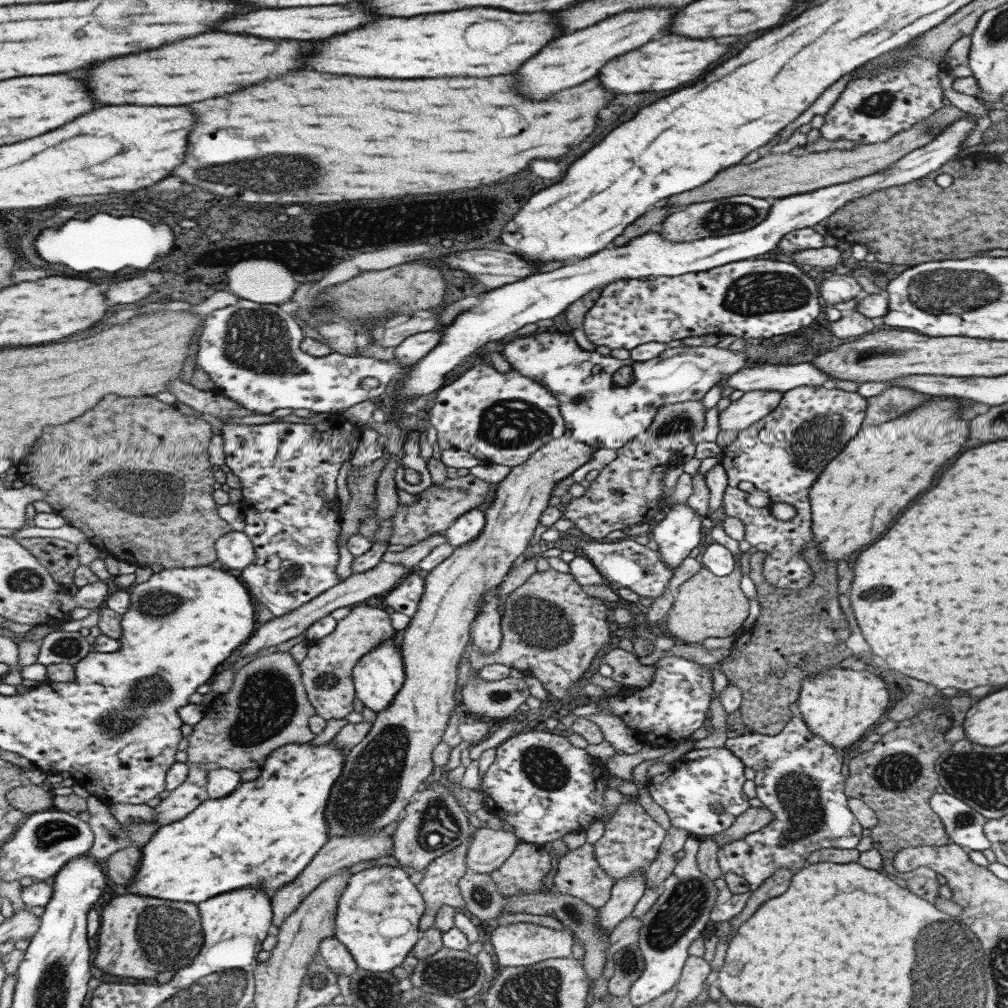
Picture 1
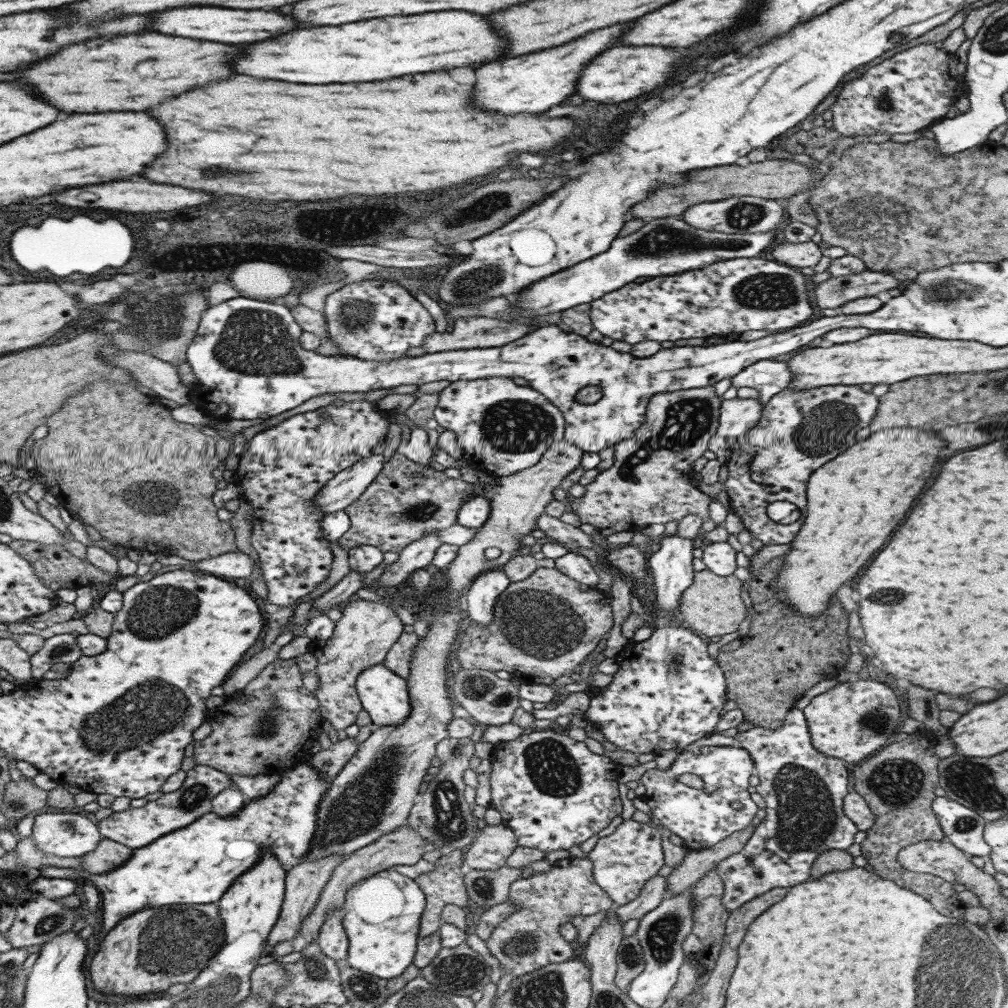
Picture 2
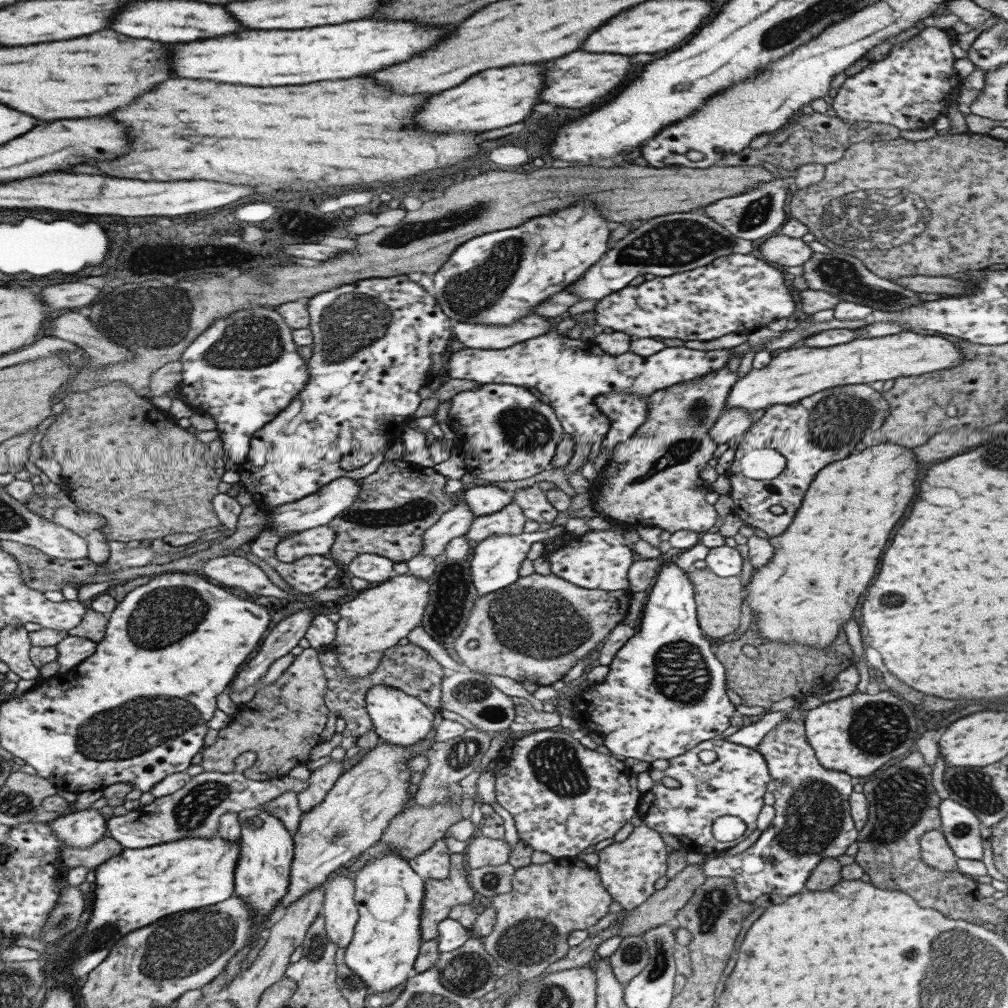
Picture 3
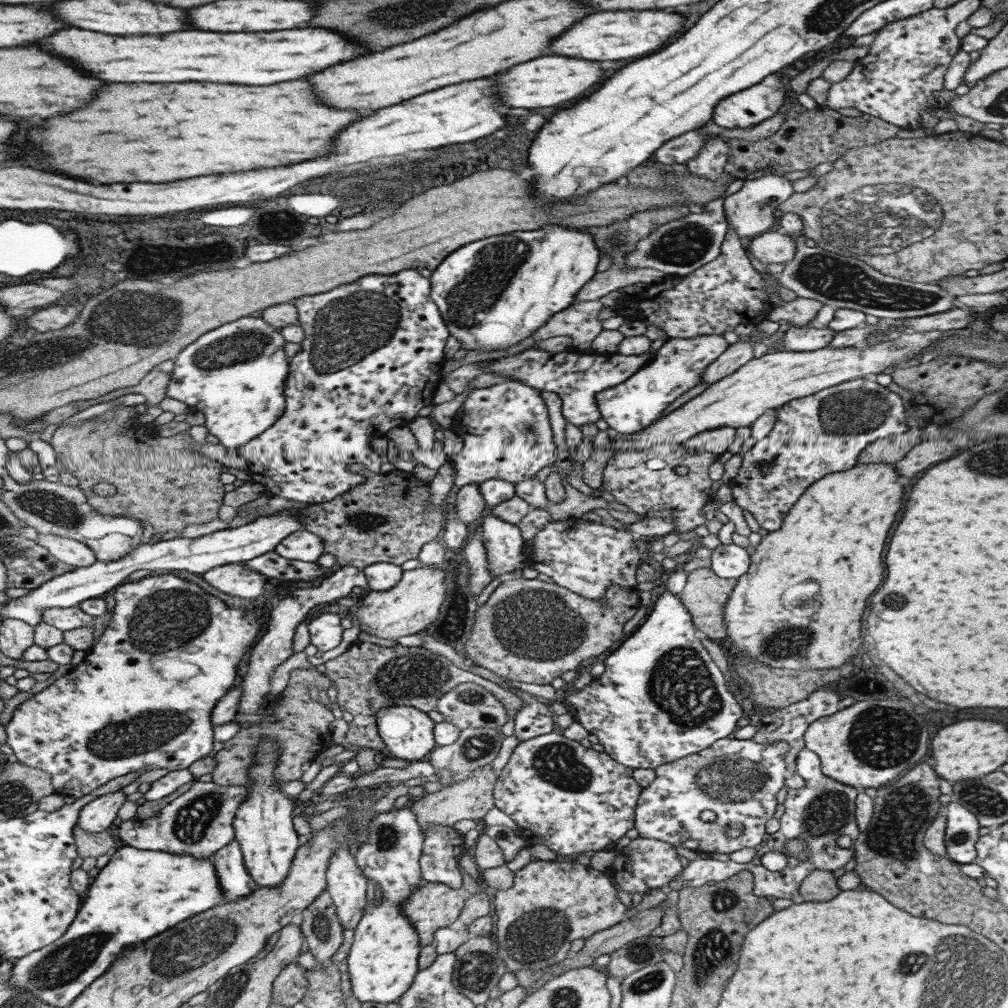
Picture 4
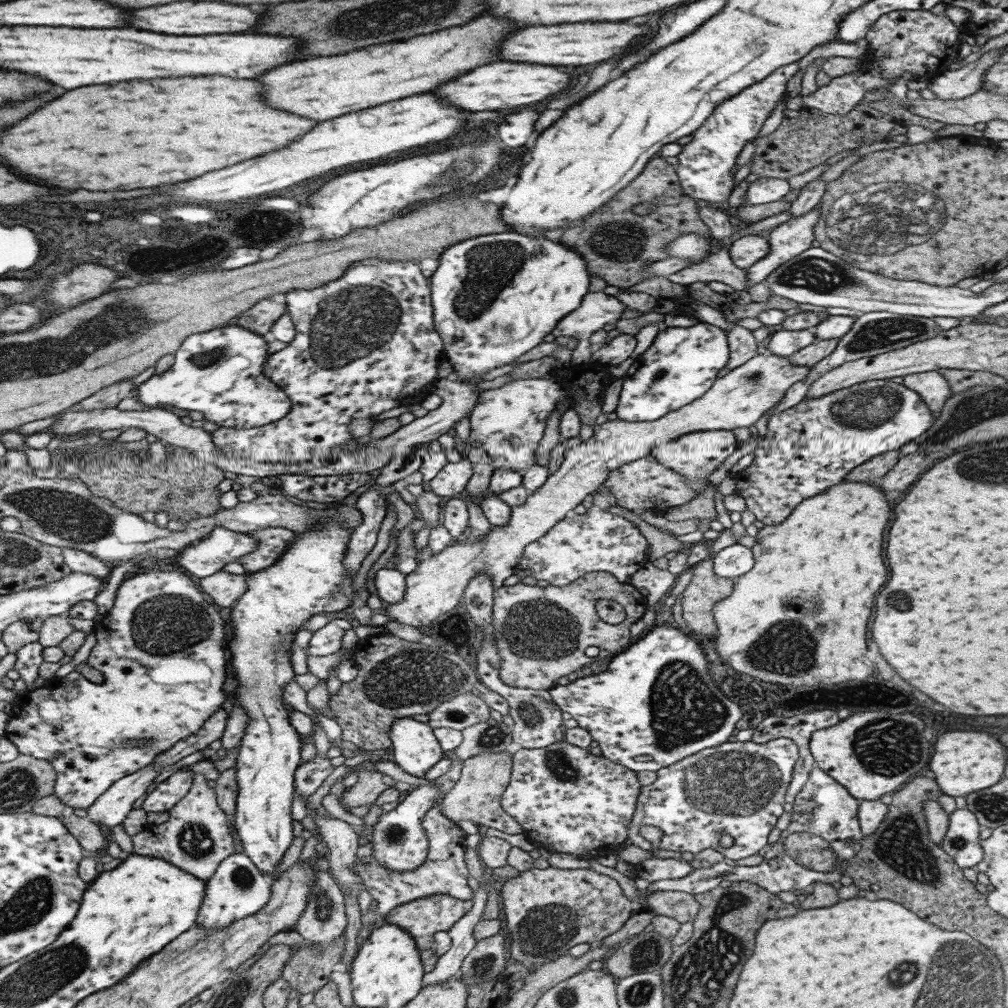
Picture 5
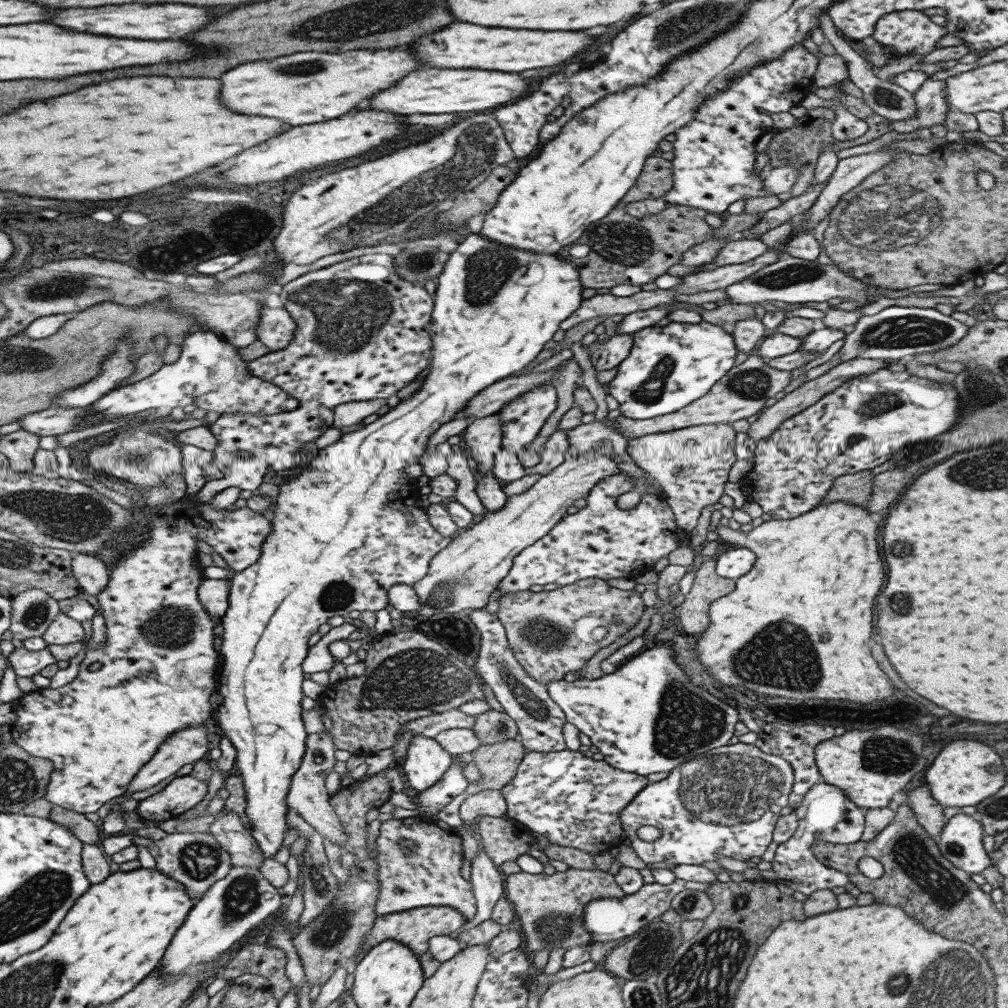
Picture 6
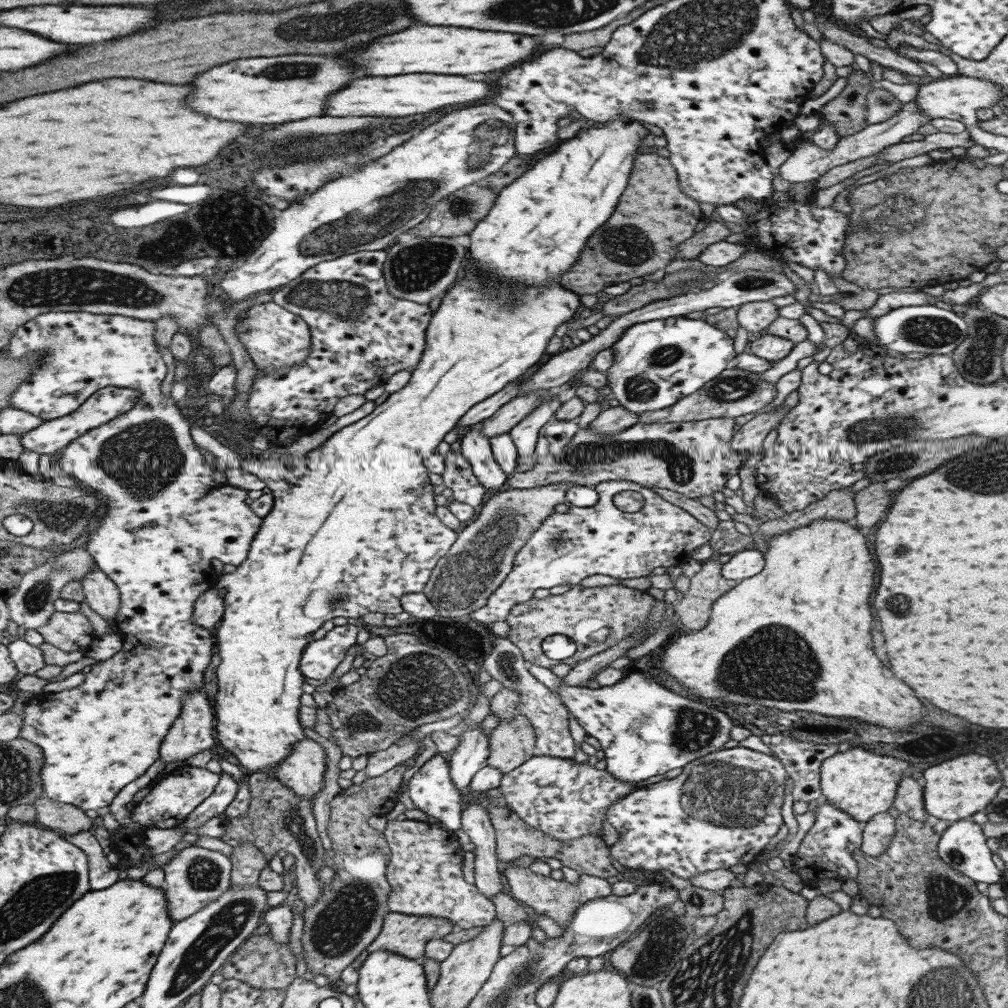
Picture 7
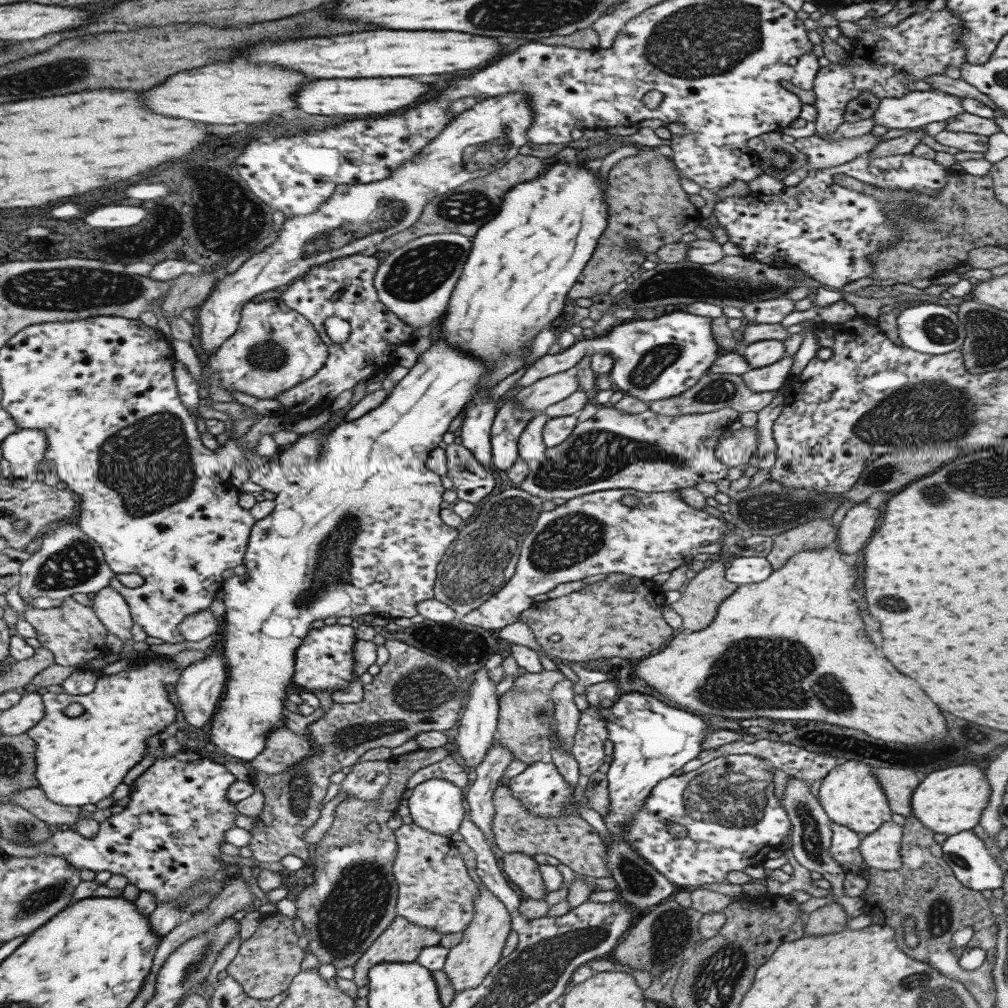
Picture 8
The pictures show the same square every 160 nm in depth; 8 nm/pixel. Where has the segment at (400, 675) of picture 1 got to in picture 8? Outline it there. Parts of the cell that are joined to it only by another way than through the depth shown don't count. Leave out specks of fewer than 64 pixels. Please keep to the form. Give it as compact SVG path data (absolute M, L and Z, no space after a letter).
M432 778L420 782L406 796L409 816L413 824L423 828L425 832L433 832L444 837L459 832L459 824L466 814L463 793L463 790L449 783L448 780Z

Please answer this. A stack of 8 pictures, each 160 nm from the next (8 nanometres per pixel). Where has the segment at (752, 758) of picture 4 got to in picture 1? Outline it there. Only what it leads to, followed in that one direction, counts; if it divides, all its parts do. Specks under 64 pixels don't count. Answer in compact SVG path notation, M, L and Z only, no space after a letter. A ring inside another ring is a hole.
M711 747L703 749L691 749L683 754L679 759L673 761L670 767L663 773L655 775L647 780L647 790L651 801L655 801L669 817L669 822L677 830L685 830L689 835L705 835L714 838L719 831L727 830L733 824L736 816L745 812L749 808L747 800L743 800L742 784L744 764L729 752L725 747ZM709 804L720 804L723 807L721 813L711 811Z

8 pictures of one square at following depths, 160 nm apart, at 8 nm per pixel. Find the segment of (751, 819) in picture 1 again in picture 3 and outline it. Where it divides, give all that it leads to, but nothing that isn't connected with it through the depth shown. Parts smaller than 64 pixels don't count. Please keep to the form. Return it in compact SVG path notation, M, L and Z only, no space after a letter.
M715 854L705 855L696 864L685 865L673 878L668 879L665 886L659 890L654 890L653 894L645 899L639 906L628 911L628 916L622 920L622 925L617 931L617 936L626 937L629 935L641 936L643 931L653 928L655 925L663 925L667 922L674 922L675 912L677 912L693 894L693 891L706 879L702 868L705 859L714 857Z

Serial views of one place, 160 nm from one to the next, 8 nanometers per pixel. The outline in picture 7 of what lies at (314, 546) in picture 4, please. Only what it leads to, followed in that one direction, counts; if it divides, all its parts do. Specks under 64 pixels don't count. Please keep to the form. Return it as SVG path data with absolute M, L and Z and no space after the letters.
M46 312L31 318L16 328L16 332L11 335L9 342L5 346L5 355L11 359L18 359L27 353L37 353L40 356L39 365L33 369L33 372L12 392L10 402L11 407L20 411L30 412L33 416L38 416L42 421L50 421L65 415L70 415L80 404L85 402L91 393L105 387L132 388L139 391L140 397L133 408L120 414L113 420L92 428L78 436L75 440L68 442L68 445L62 448L61 456L57 459L57 464L67 475L72 476L77 481L78 486L87 488L97 496L104 504L107 504L101 512L101 521L95 529L90 532L89 540L85 546L86 552L91 556L99 570L113 582L119 592L119 610L113 622L113 628L122 637L121 648L108 659L91 664L85 669L83 684L61 690L57 693L40 693L29 698L22 706L22 723L18 736L36 744L41 750L43 764L40 770L40 779L42 782L43 795L51 800L63 804L72 804L81 810L97 810L108 806L112 798L127 784L133 782L133 779L139 778L146 770L158 760L158 748L163 737L166 735L171 723L179 716L181 712L182 698L187 693L193 693L193 689L201 689L203 684L203 671L209 664L211 648L215 643L211 642L211 634L203 628L197 628L191 620L193 613L193 604L203 592L215 587L216 576L211 568L210 560L217 559L223 565L233 565L235 567L243 563L251 541L255 533L259 530L262 518L259 518L243 500L247 500L247 494L240 488L229 487L228 484L218 483L211 479L212 471L203 461L201 451L194 445L190 437L190 424L179 414L175 403L170 397L163 399L159 392L159 383L165 378L167 368L158 353L152 334L154 333L154 321L137 320L127 314L119 315L96 315L88 312Z

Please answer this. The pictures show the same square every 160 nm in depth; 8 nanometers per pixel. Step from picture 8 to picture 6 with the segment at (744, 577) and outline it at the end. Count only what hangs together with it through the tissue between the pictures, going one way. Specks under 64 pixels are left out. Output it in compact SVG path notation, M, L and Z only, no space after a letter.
M737 548L727 550L714 557L714 572L721 578L731 579L743 577L755 564L755 556L749 549Z

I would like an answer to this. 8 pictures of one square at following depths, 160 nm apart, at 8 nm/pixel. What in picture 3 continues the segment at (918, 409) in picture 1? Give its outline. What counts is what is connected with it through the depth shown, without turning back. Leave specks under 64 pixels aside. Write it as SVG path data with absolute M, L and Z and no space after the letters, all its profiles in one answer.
M881 443L875 446L868 446L863 450L857 452L851 452L845 458L838 461L831 461L826 467L821 468L819 472L815 473L813 480L810 480L807 490L804 492L799 508L793 515L792 521L789 526L779 535L768 538L769 546L773 548L773 557L769 563L763 565L763 567L757 567L753 570L749 584L745 586L743 600L746 600L747 606L750 608L750 626L755 626L756 631L760 637L764 639L775 641L777 643L797 643L804 647L813 647L814 649L820 649L826 647L837 635L842 634L843 625L852 617L853 608L855 608L855 602L857 602L857 596L861 592L865 592L867 584L871 582L871 578L875 576L877 572L877 562L879 562L879 556L881 556L881 550L883 546L887 544L889 540L889 534L891 530L895 528L895 524L901 520L903 512L907 510L913 494L915 494L915 478L917 478L917 462L913 452L909 448L903 448L903 446L897 446L895 443Z

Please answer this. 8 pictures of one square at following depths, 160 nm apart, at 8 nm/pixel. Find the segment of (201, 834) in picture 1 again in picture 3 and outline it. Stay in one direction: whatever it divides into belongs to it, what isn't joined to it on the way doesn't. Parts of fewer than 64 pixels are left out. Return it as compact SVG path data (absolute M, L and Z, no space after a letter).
M218 834L209 838L191 837L145 848L123 848L119 854L96 866L93 869L92 911L85 931L75 939L62 960L49 960L47 965L43 964L46 984L59 983L57 976L65 967L71 972L71 980L79 980L107 956L110 945L135 928L176 912L209 907L227 900L233 895L239 845L239 840L229 842Z

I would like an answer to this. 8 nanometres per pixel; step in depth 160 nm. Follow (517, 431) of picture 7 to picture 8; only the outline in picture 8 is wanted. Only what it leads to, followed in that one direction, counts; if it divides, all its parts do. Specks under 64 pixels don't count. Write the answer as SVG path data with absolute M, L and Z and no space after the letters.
M543 412L536 413L529 419L516 442L519 458L530 463L536 462L545 454L542 430L548 420L549 417Z

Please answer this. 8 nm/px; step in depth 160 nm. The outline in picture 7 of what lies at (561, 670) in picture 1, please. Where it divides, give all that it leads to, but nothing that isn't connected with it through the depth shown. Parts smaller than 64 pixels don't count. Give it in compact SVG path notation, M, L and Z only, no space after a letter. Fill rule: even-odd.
M620 584L615 586L599 586L599 588L583 588L583 586L573 585L564 594L557 594L557 596L549 595L541 599L531 597L525 602L514 604L515 606L509 610L509 616L505 620L507 627L509 627L506 638L520 650L522 657L527 663L549 669L552 662L550 658L543 654L540 647L541 641L546 636L562 634L569 638L569 640L572 640L576 648L575 652L569 658L564 658L562 662L574 665L578 660L589 658L606 648L612 647L629 633L643 627L649 616L651 616L651 608L655 606L654 602L655 599L648 596L646 591L633 590L633 588L627 588L627 586ZM601 628L607 628L605 636L599 636L597 630L601 630Z

